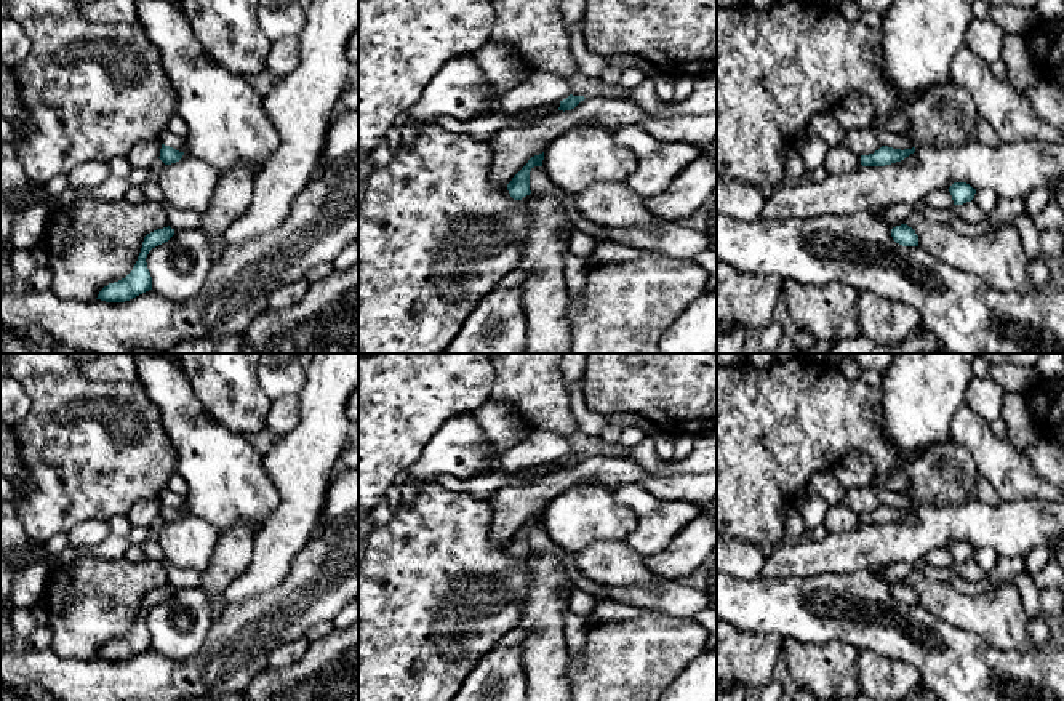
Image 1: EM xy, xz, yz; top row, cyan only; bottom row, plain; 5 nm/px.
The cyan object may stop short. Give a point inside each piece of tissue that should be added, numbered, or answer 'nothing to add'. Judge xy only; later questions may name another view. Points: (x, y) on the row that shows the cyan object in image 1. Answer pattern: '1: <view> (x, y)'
nothing to add

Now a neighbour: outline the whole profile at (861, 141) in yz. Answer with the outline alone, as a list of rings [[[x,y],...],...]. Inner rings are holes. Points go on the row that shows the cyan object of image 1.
[[[856,128],[845,134],[843,146],[854,155],[869,155],[878,150],[883,144],[872,128]]]

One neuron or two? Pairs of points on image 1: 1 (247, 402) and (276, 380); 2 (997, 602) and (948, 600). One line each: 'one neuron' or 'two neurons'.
1: two neurons
2: one neuron

